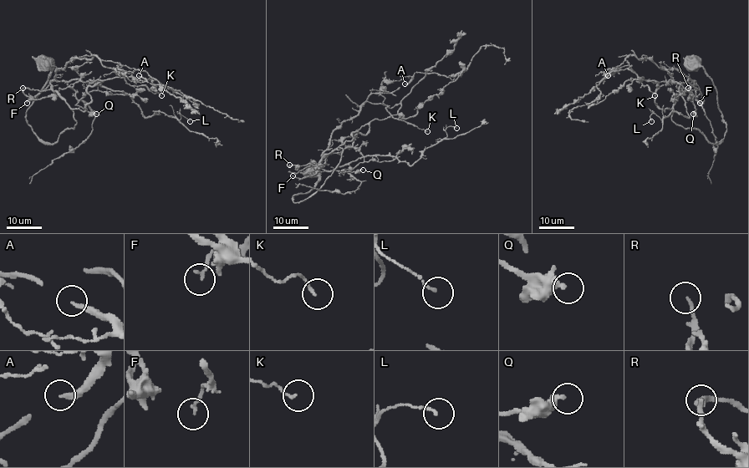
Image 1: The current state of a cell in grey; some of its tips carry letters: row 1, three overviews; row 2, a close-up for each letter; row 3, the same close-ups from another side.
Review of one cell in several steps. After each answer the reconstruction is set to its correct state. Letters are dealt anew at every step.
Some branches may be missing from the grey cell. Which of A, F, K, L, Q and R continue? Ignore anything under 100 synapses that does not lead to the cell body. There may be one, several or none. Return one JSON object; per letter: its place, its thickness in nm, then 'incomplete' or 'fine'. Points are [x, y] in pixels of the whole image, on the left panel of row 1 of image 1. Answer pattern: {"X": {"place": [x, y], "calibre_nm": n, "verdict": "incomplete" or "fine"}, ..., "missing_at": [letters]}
{"A": {"place": [139, 75], "calibre_nm": 200, "verdict": "fine"}, "F": {"place": [27, 103], "calibre_nm": 140, "verdict": "fine"}, "K": {"place": [161, 95], "calibre_nm": 120, "verdict": "fine"}, "L": {"place": [190, 121], "calibre_nm": 110, "verdict": "fine"}, "Q": {"place": [96, 114], "calibre_nm": 360, "verdict": "fine"}, "R": {"place": [22, 88], "calibre_nm": 170, "verdict": "fine"}, "missing_at": []}

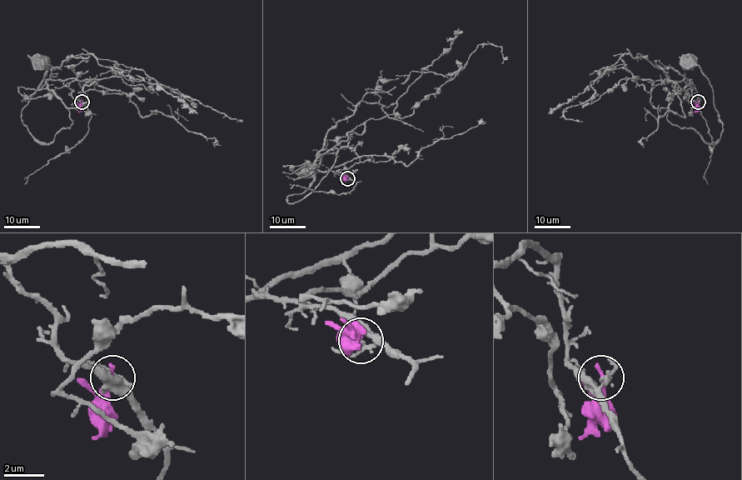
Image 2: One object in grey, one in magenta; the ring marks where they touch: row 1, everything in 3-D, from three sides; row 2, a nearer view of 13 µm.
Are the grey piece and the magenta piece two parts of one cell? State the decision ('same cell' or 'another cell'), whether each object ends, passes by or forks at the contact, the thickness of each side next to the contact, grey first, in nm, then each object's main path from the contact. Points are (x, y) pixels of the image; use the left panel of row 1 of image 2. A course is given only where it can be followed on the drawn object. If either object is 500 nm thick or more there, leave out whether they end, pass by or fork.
another cell; grey passes by; magenta ends; calibres 160 and 340 nm; course grey (82, 102), (60, 80), (48, 80), (72, 122), (48, 144), (34, 137), (21, 111), (46, 73), (41, 60); course magenta (82, 102), (77, 112)

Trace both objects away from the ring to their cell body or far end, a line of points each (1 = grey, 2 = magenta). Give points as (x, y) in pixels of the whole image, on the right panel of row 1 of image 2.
1: (698, 102), (689, 80), (667, 119), (715, 142), (723, 125), (713, 88), (688, 60)
2: (698, 102), (694, 112)

